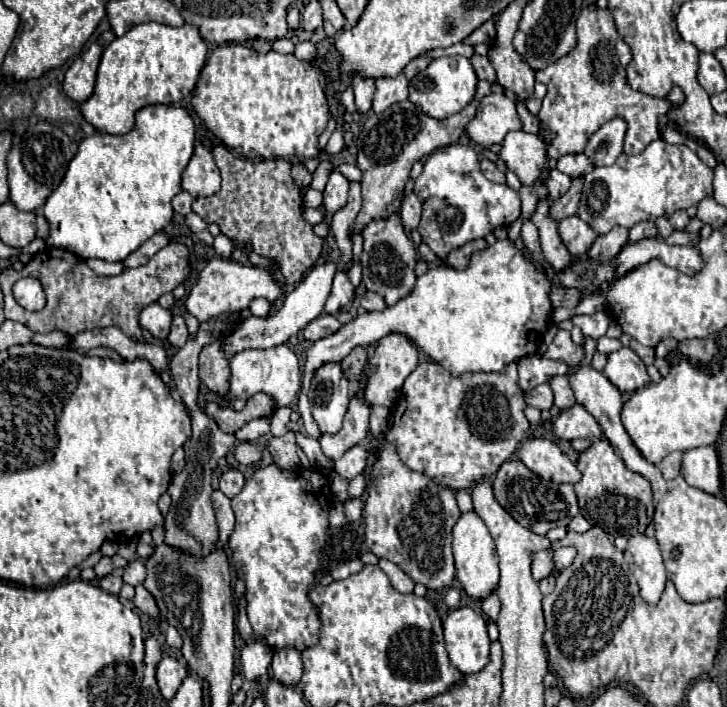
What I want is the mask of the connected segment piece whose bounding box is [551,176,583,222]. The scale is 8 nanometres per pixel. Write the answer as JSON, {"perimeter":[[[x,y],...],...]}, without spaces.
{"perimeter":[[[583,176],[573,178],[571,188],[567,190],[567,194],[561,196],[557,202],[551,204],[551,216],[553,216],[557,222],[559,222],[561,218],[567,218],[567,216],[577,214],[579,198],[581,198],[581,190],[583,190]]]}

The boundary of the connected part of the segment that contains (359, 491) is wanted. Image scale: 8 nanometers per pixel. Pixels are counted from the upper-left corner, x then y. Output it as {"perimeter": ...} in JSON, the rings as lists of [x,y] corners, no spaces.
{"perimeter":[[[359,474],[355,480],[349,482],[347,486],[347,500],[353,500],[353,498],[361,498],[363,496],[363,490],[365,490],[365,476]]]}

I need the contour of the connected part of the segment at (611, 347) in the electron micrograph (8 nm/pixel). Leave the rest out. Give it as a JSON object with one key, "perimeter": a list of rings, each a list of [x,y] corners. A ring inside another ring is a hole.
{"perimeter":[[[603,336],[603,338],[597,340],[597,350],[603,352],[603,354],[611,354],[611,352],[619,350],[621,346],[623,346],[621,340],[613,340],[613,338],[607,338],[607,336]]]}

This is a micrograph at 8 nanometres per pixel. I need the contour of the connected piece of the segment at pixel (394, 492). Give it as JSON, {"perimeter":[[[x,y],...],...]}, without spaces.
{"perimeter":[[[383,432],[371,436],[377,442],[373,468],[369,470],[365,514],[365,546],[377,558],[391,560],[415,582],[439,590],[451,586],[455,564],[451,554],[451,528],[461,510],[455,502],[455,490],[437,484],[423,472],[409,470],[397,454],[397,446],[385,440]]]}

